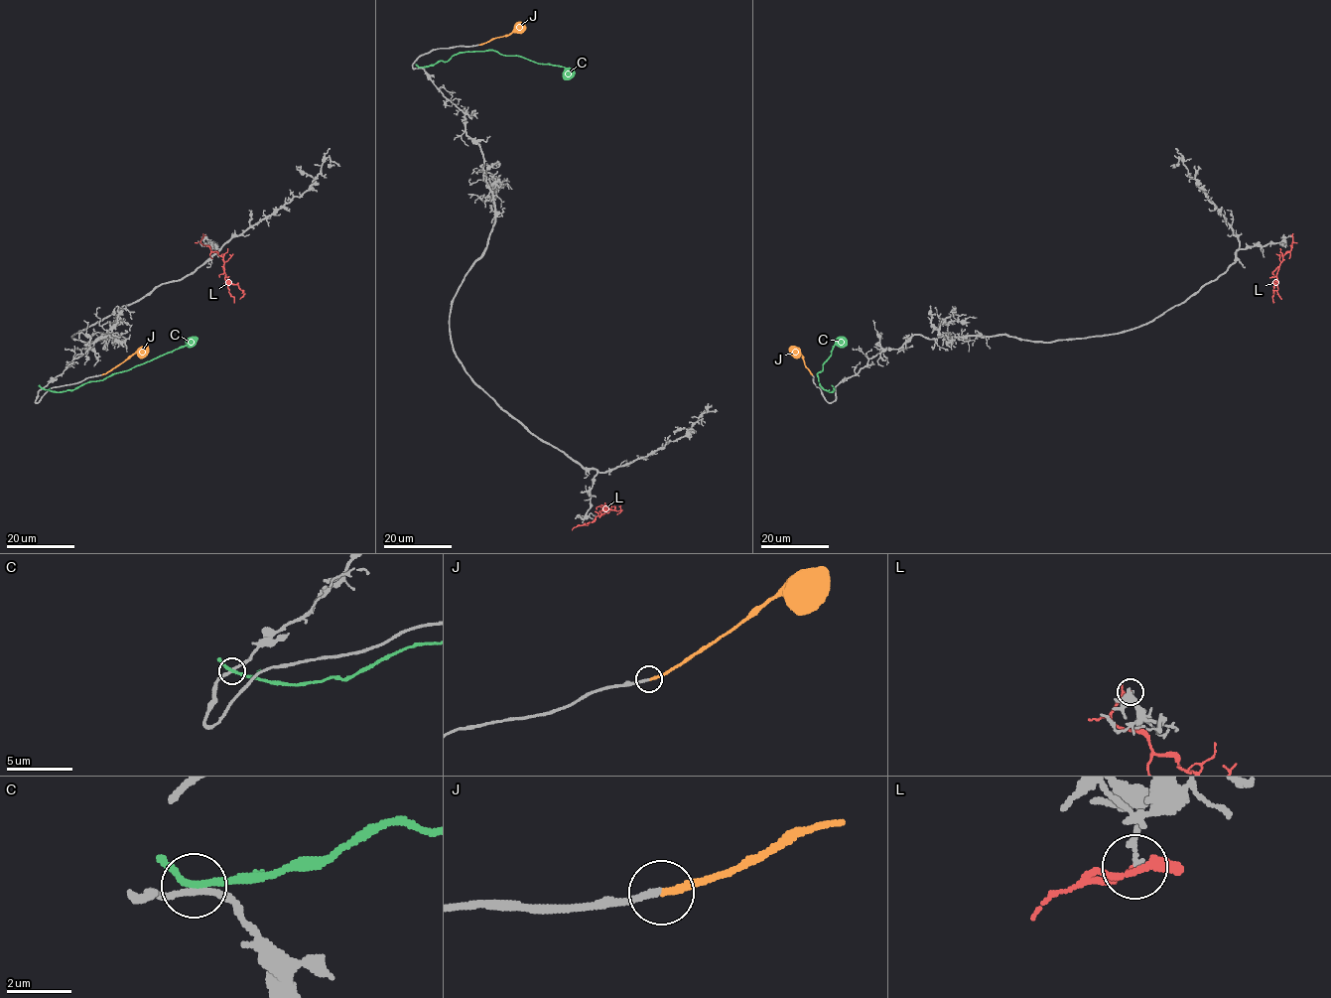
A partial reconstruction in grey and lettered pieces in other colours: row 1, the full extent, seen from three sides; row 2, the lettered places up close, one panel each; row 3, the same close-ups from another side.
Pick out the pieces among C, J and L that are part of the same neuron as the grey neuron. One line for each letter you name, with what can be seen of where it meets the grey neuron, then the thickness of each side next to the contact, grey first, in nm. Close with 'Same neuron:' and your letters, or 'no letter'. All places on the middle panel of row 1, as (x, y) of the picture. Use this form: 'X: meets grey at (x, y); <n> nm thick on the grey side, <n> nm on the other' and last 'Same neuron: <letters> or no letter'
J: meets grey at (478, 45); 200 nm thick on the grey side, 200 nm on the other
Same neuron: J

